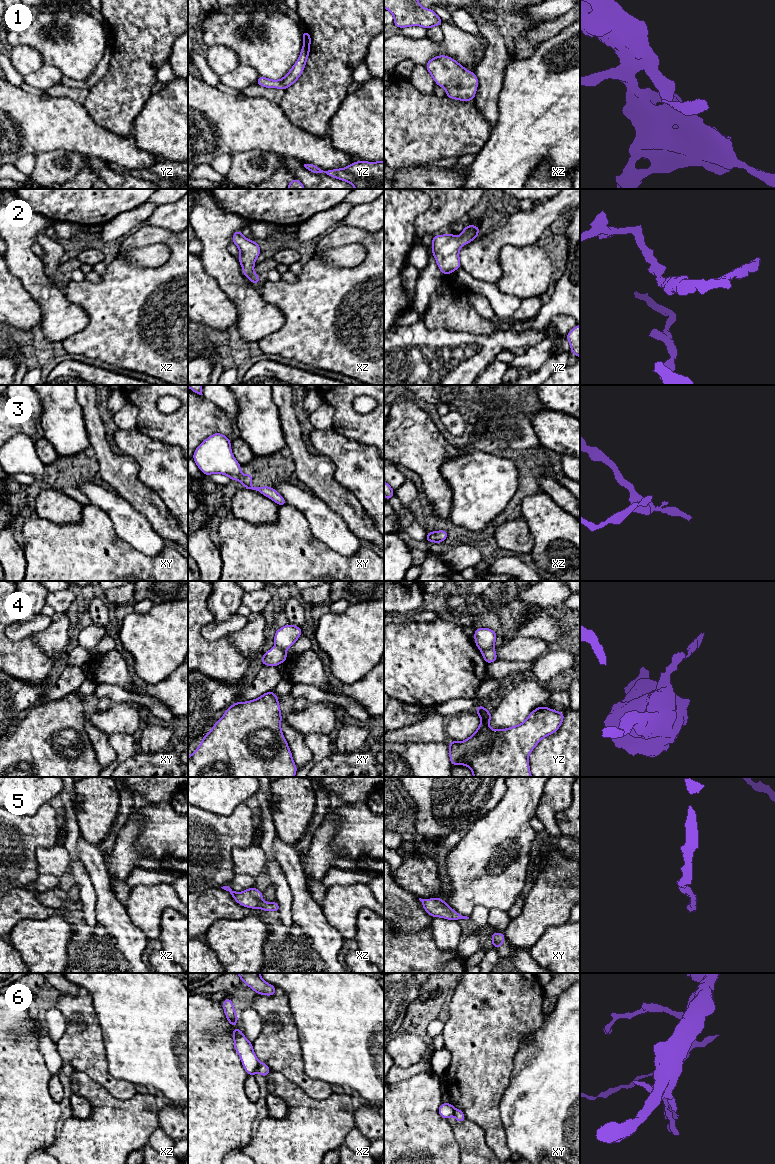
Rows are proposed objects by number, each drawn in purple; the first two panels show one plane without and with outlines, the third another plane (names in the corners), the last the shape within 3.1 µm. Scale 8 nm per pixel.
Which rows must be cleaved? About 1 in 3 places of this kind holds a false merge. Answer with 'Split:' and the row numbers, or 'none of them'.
Split: 4, 6

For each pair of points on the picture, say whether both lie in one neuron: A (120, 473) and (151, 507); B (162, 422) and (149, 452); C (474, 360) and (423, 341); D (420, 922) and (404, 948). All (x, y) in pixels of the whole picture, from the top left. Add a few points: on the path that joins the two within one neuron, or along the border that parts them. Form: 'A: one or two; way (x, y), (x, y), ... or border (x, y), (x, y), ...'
A: one; way (125, 481), (143, 499)
B: two; border (135, 428), (151, 438), (176, 446)
C: one; way (480, 343), (476, 340), (442, 341)
D: two; border (430, 925), (413, 933), (398, 933), (394, 931)

